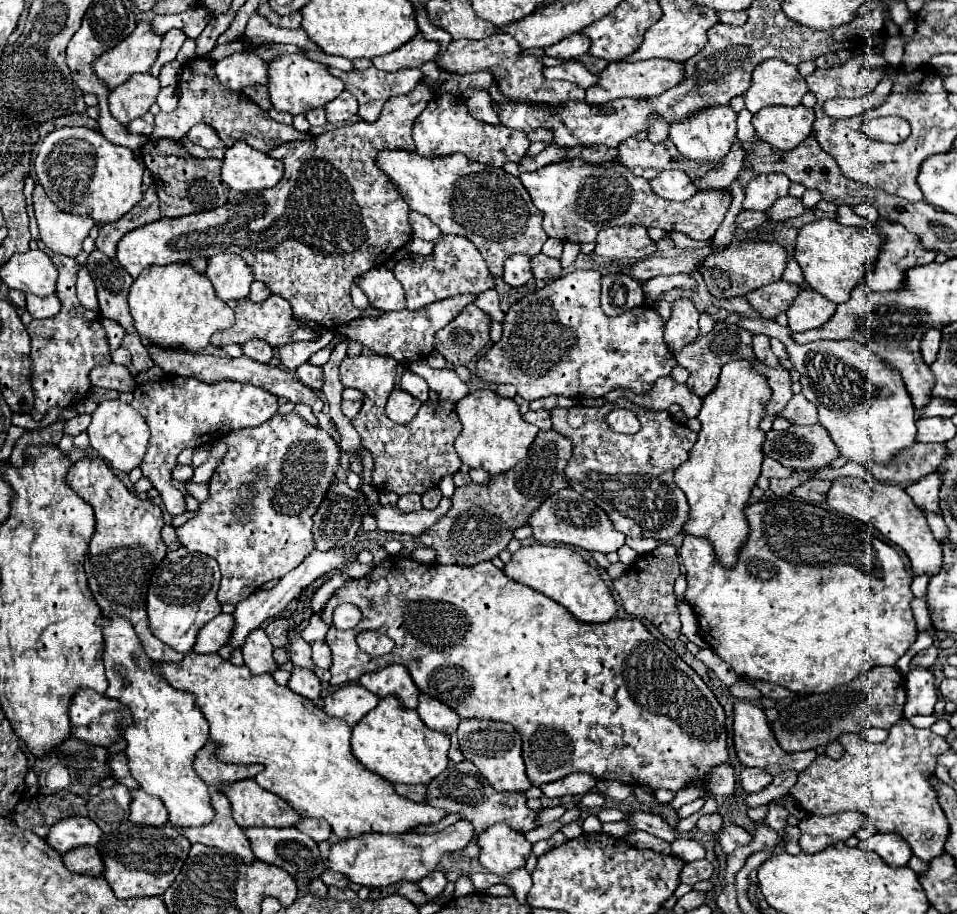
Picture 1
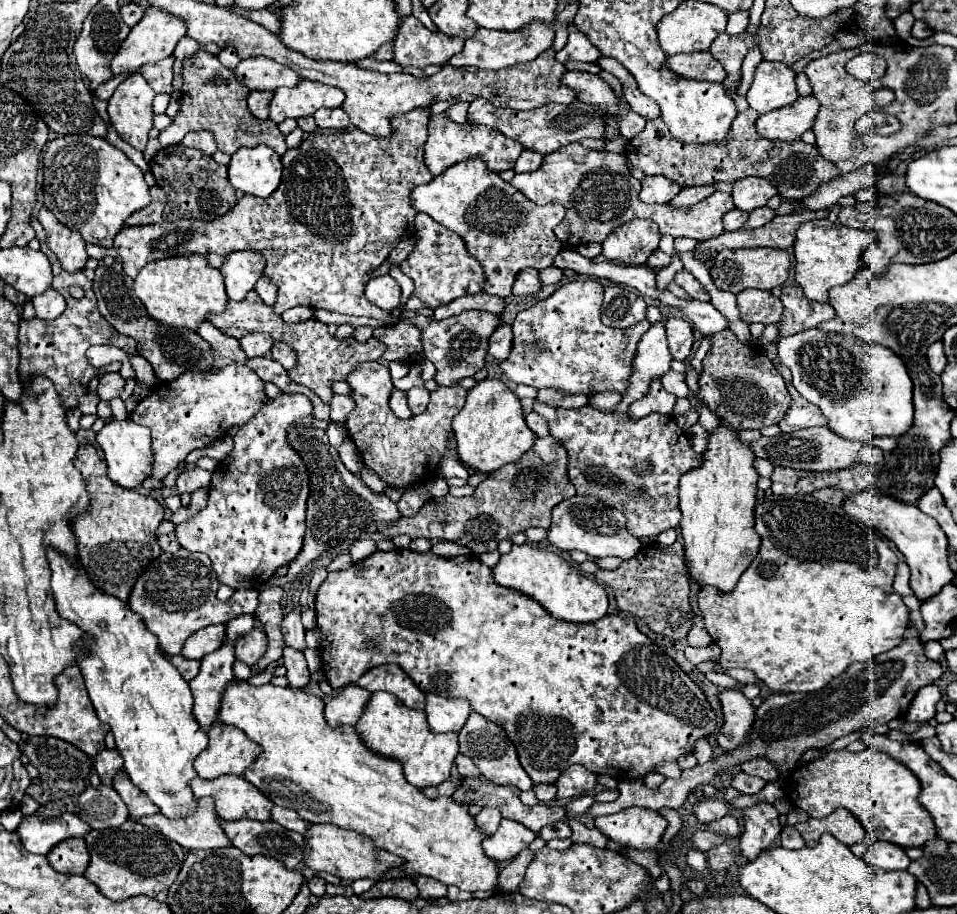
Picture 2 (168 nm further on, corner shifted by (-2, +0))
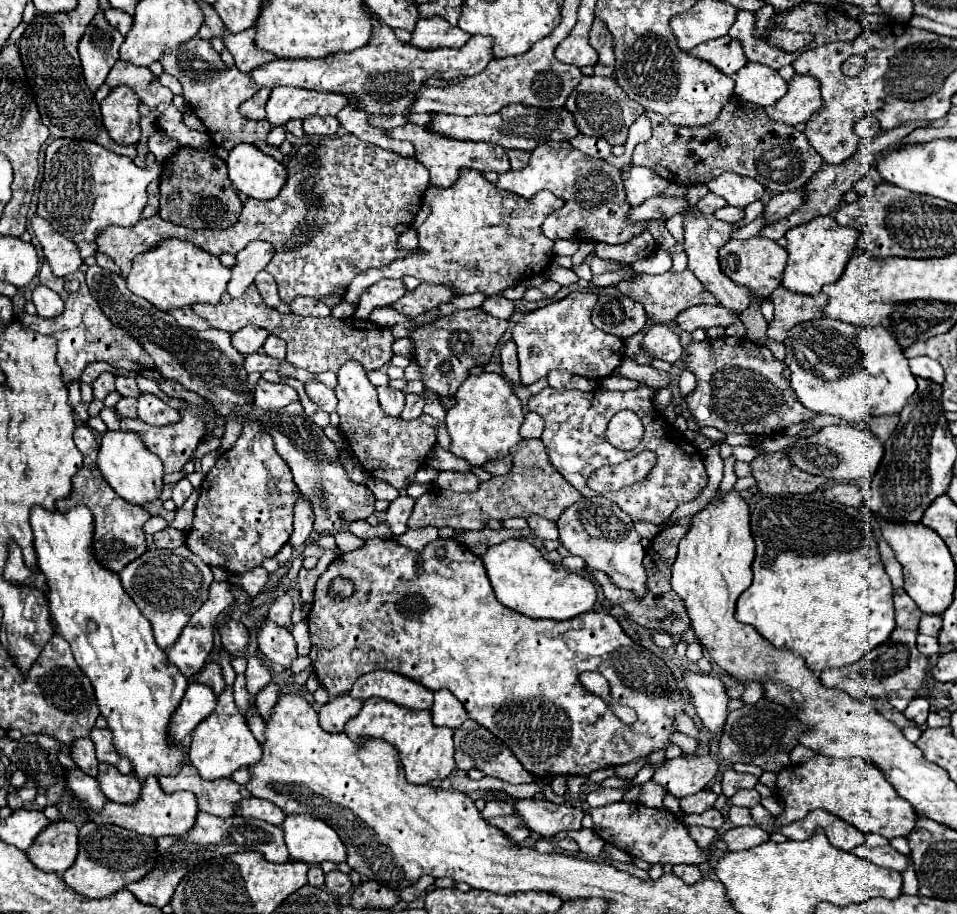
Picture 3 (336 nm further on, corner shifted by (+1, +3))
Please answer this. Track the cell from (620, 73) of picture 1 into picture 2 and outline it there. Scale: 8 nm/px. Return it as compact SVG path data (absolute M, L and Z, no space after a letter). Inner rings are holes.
M699 51L699 53L681 53L681 55L671 55L667 61L669 69L673 69L677 75L685 79L707 79L707 81L723 81L727 77L727 71L715 57L711 57L709 51Z

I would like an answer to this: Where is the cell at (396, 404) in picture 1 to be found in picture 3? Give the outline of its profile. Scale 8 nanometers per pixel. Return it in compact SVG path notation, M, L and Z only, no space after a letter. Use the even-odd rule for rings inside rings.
M380 386L378 400L380 400L380 406L386 414L400 416L400 412L404 408L404 394L400 390L394 390L392 386Z

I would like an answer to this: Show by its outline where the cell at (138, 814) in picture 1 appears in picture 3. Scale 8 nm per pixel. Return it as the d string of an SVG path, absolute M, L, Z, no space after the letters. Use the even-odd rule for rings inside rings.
M100 764L98 768L100 768L100 772L98 772L96 780L100 782L102 792L112 802L118 802L118 804L138 802L142 786L136 782L136 778L132 778L132 774L120 774L116 768L112 768L108 764Z

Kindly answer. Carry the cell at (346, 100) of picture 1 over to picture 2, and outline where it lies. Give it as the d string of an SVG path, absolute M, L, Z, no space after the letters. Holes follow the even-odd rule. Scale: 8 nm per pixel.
M337 107L337 109L319 109L313 117L315 117L317 127L321 127L321 129L345 131L349 127L349 117L341 107Z

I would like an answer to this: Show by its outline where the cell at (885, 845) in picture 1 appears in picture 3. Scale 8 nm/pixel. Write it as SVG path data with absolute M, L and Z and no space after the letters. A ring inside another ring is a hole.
M890 844L872 848L870 850L870 862L876 866L898 870L898 872L904 872L908 868L908 858L904 854L900 854L896 848L892 848Z

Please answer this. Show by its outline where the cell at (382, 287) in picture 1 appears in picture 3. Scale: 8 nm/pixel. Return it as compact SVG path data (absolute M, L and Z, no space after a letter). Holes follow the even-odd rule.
M380 280L380 282L376 282L364 290L354 316L360 320L368 320L368 316L374 308L390 306L398 298L402 298L404 294L406 294L406 288L404 288L402 280Z

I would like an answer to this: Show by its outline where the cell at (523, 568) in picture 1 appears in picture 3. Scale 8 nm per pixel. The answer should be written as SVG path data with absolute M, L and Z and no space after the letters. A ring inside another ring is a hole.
M522 538L490 546L482 556L482 562L492 582L496 598L504 606L520 614L532 618L568 620L572 616L590 612L596 604L596 588L588 578L564 570L562 566L554 566L550 560L542 556L538 548L534 548Z

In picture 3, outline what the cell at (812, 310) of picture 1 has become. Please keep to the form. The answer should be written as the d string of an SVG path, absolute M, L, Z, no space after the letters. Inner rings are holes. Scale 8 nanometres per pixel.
M784 286L776 288L770 298L772 298L776 310L774 310L774 320L768 324L766 334L774 342L784 342L786 332L792 326L796 326L800 322L822 318L824 306L828 302L828 298L824 298L824 294L804 296L804 294L792 292Z

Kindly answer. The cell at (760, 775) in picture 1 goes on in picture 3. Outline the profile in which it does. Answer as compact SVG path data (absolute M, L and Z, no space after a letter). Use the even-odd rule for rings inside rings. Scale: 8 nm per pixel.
M726 770L722 774L722 794L726 798L732 798L732 794L740 788L754 788L758 782L756 776L752 774L740 774L736 770Z

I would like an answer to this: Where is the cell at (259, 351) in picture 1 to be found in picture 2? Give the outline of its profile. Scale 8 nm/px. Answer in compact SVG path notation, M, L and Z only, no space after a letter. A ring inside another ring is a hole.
M249 333L243 335L239 343L247 357L265 357L273 347L273 337L269 337L269 333Z

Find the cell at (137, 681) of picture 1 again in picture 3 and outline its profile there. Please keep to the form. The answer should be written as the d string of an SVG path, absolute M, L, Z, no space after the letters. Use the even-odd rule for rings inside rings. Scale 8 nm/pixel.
M36 506L30 512L30 524L34 530L38 566L40 572L46 576L46 584L50 586L50 592L46 594L50 600L52 618L58 624L60 636L70 644L80 670L90 678L100 714L106 718L108 728L114 734L116 750L120 752L120 756L130 760L132 772L140 784L146 782L148 774L176 776L186 764L188 752L168 738L168 726L184 696L184 690L188 688L188 678L180 670L176 670L174 664L168 662L164 650L154 642L150 622L142 616L134 600L124 592L118 574L106 574L106 570L92 558L92 512L86 506L76 506L70 512L60 514ZM88 620L94 620L98 630L90 632L86 628Z

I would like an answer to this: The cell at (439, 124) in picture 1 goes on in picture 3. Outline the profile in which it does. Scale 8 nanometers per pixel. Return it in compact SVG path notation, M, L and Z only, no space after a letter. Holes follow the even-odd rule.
M406 124L400 128L390 130L394 138L404 138L410 140L416 148L416 158L428 168L430 172L430 184L448 188L456 178L462 168L474 168L478 172L506 172L510 170L510 160L506 156L506 148L492 144L492 142L472 142L472 140L456 140L456 138L446 138L442 134L436 134L434 130L428 130L426 126L418 124Z

